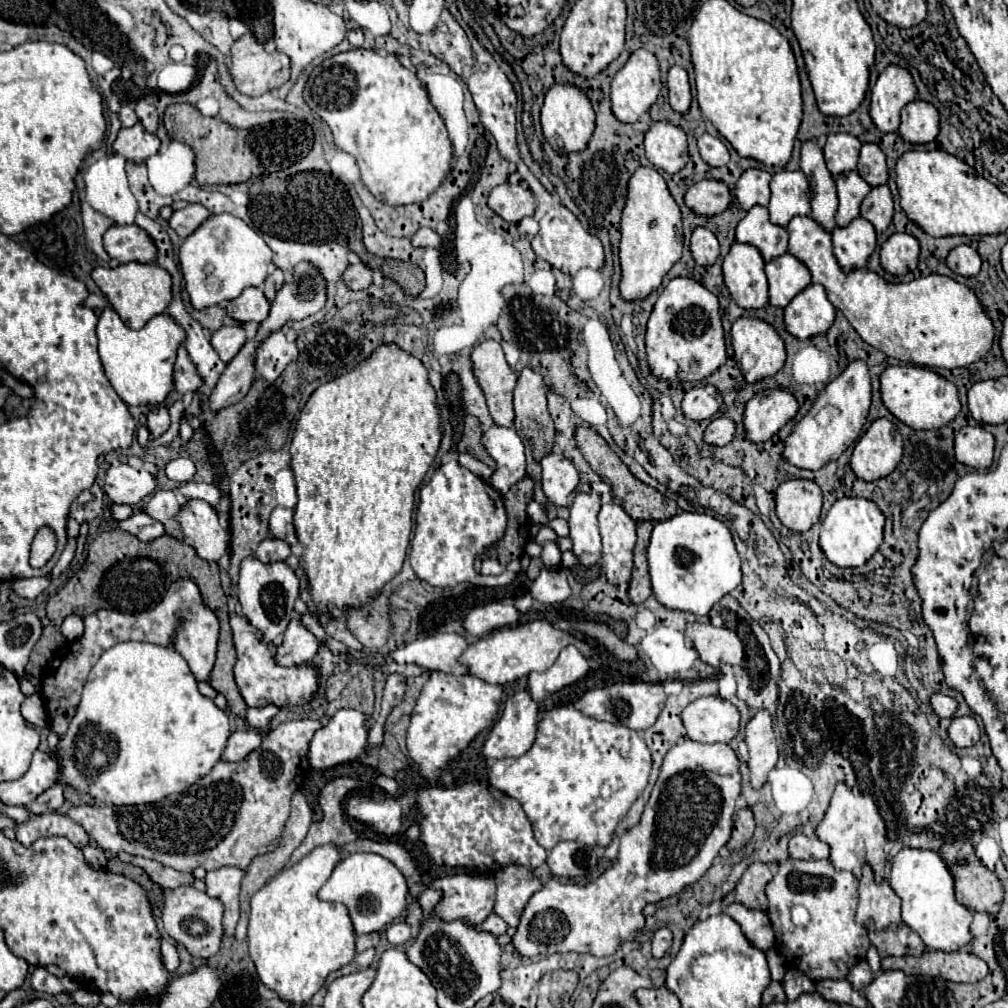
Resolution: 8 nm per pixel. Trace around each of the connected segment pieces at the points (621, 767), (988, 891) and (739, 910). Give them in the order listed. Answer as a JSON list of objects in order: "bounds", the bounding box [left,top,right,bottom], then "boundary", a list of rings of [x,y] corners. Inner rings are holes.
[{"bounds":[489,703,651,851],"boundary":[[[572,703],[547,711],[537,725],[533,747],[521,757],[497,759],[489,767],[489,783],[505,795],[517,799],[533,825],[535,839],[543,849],[551,851],[559,841],[579,841],[591,847],[607,847],[613,839],[617,823],[639,799],[647,787],[651,771],[651,753],[637,731],[625,725],[591,719],[575,709]]]},{"bounds":[939,841,1003,913],"boundary":[[[957,841],[957,843],[945,843],[939,849],[939,855],[943,857],[953,881],[955,881],[955,899],[965,905],[971,911],[985,911],[985,913],[997,913],[1003,901],[1003,887],[1001,881],[993,871],[983,867],[983,863],[977,859],[975,849],[969,841]]]},{"bounds":[725,903,775,951],"boundary":[[[741,903],[729,905],[729,907],[725,909],[725,913],[739,923],[743,935],[747,937],[747,941],[749,941],[755,949],[759,949],[759,951],[769,951],[769,949],[773,947],[775,935],[773,935],[771,921],[769,921],[767,913],[745,909]]]}]

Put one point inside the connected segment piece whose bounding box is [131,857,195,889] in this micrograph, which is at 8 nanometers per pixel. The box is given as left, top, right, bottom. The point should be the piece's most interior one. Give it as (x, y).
(168, 878)

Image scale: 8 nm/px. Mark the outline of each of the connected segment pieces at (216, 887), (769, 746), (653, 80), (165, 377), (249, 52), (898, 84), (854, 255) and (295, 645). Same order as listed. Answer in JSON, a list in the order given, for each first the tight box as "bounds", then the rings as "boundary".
[{"bounds":[205,867,243,937],"boundary":[[[221,867],[215,871],[209,871],[205,877],[205,893],[209,897],[215,897],[223,903],[223,933],[225,937],[233,937],[235,925],[239,921],[239,889],[243,871],[237,867]]]},{"bounds":[745,709,779,791],"boundary":[[[761,709],[753,715],[753,719],[747,723],[745,729],[745,741],[749,747],[747,767],[751,773],[751,787],[759,791],[767,781],[769,771],[775,767],[779,759],[769,711]]]},{"bounds":[611,49,661,123],"boundary":[[[639,49],[635,51],[629,61],[617,71],[613,83],[611,83],[611,111],[621,123],[635,123],[639,121],[649,107],[657,101],[657,95],[661,91],[661,75],[659,75],[659,65],[653,53]]]},{"bounds":[97,307,185,405],"boundary":[[[107,307],[99,317],[97,339],[103,371],[115,393],[127,405],[159,405],[173,391],[173,363],[177,347],[185,341],[185,331],[169,315],[155,315],[143,329],[133,331]]]},{"bounds":[229,33,289,97],"boundary":[[[245,33],[241,39],[237,39],[231,45],[231,63],[229,63],[229,73],[235,81],[235,87],[239,93],[247,97],[259,97],[271,89],[281,87],[283,83],[289,81],[289,57],[283,53],[267,53],[261,43],[255,41],[251,33]]]},{"bounds":[869,65,917,133],"boundary":[[[889,65],[877,79],[871,91],[871,109],[869,115],[875,121],[875,127],[883,133],[899,129],[901,109],[915,101],[917,89],[907,69]]]},{"bounds":[833,217,875,273],"boundary":[[[863,217],[853,219],[847,227],[833,229],[833,255],[845,273],[867,265],[875,249],[875,229]]]},{"bounds":[275,617,319,667],"boundary":[[[297,617],[289,623],[287,631],[283,633],[281,645],[277,645],[277,651],[275,651],[275,661],[283,667],[303,665],[313,659],[317,649],[319,649],[319,641],[307,627],[299,623],[299,617]]]}]

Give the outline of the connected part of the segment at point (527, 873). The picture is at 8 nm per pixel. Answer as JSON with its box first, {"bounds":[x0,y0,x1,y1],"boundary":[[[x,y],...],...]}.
{"bounds":[493,865,543,927],"boundary":[[[509,865],[509,867],[499,869],[495,873],[495,883],[497,883],[497,897],[495,897],[493,911],[509,927],[517,927],[527,901],[543,885],[533,875],[531,869],[521,867],[521,865]]]}

